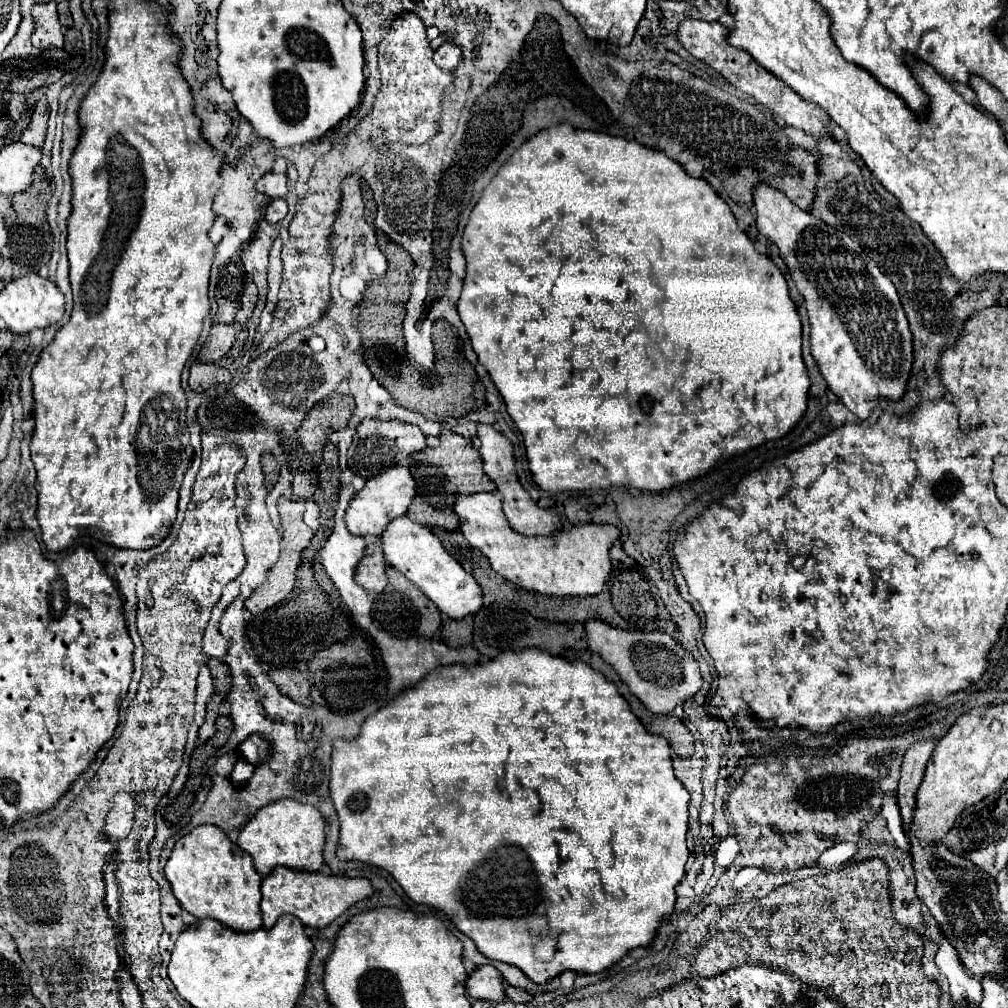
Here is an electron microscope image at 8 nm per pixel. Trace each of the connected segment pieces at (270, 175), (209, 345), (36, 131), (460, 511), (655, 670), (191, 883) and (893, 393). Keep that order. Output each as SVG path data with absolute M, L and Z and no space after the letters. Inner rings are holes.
M267 172L257 184L255 184L257 192L269 196L269 198L285 198L289 194L287 188L287 176L285 174L275 174L275 172Z
M215 324L199 352L199 356L207 356L207 360L217 362L223 358L235 342L235 328L231 324Z
M43 98L43 100L37 102L35 112L33 112L33 118L31 118L31 124L27 126L27 130L21 136L21 142L23 144L35 146L35 148L43 148L45 132L47 132L47 118L49 118L47 114L49 114L49 104Z
M495 490L459 496L455 502L455 514L461 520L463 536L473 548L481 550L489 558L493 570L499 576L543 596L575 598L597 596L603 592L605 582L613 570L609 548L621 536L621 530L617 526L589 524L561 530L551 536L523 536L509 526L501 510L501 500L501 494Z
M601 620L585 622L589 650L611 664L629 690L653 714L671 714L675 706L701 690L701 672L697 660L665 632L629 632L613 628Z
M213 824L193 828L191 834L183 836L175 844L175 848L165 864L165 878L169 880L171 890L173 890L175 898L179 900L179 904L195 918L213 918L213 920L221 922L223 926L233 928L235 932L253 932L253 930L259 930L263 926L261 908L259 908L261 876L253 868L251 856L247 856L247 852L243 852L237 844L233 844L227 838L227 834Z
M759 184L753 196L759 232L777 244L791 280L805 298L811 322L811 354L829 390L859 420L867 420L883 398L901 400L907 378L911 378L913 342L895 284L845 232L829 226L825 244L825 222L795 206L779 190Z

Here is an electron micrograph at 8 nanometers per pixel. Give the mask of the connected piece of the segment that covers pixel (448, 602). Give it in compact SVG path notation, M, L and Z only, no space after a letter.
M407 516L395 518L381 534L381 542L387 562L417 584L423 594L449 618L463 620L483 608L483 594L477 580L463 570L463 566L443 548L441 540L427 526L411 522Z

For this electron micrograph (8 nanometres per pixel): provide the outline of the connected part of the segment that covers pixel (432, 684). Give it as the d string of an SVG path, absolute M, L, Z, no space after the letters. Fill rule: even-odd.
M539 648L503 652L485 666L441 666L425 676L417 686L403 690L391 704L379 708L365 720L361 734L353 742L333 742L329 788L341 824L337 848L339 860L359 860L387 870L411 900L445 912L457 930L475 942L483 956L517 966L537 984L545 984L563 970L583 974L603 972L619 962L629 950L649 946L657 928L673 912L675 886L681 882L685 862L689 858L689 850L685 846L689 792L673 774L671 748L667 740L653 736L643 728L625 698L617 692L615 684L607 682L603 674L595 672L585 662L567 662L565 658L551 656ZM537 916L547 918L547 926L555 936L555 956L549 962L533 958L535 934L531 930L531 922Z

